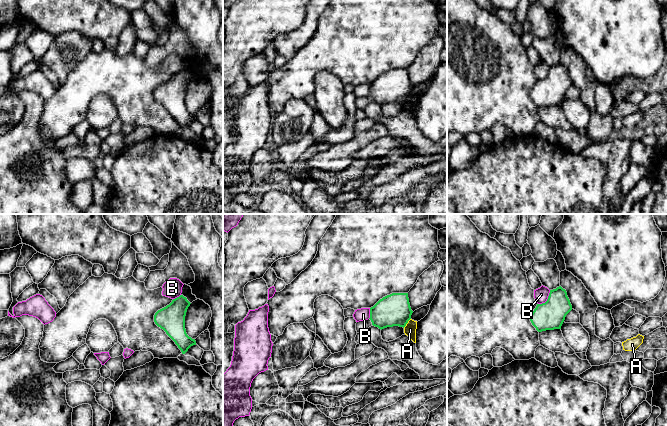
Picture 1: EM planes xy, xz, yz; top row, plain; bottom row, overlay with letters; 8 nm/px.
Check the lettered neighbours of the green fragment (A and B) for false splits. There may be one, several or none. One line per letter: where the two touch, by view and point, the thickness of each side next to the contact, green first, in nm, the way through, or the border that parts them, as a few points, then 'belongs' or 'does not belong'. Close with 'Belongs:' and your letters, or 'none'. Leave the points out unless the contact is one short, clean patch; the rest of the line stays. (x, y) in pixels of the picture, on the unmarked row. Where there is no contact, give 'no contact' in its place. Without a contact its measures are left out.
A: meets green in xz at (407, 98); 260 nm thick on the green side, 100 nm on the other; does not belong
B: meets green in yz at (547, 75); 220 nm thick on the green side, 120 nm on the other; border along yz (550, 66), (547, 75), (538, 80); does not belong
Belongs: none

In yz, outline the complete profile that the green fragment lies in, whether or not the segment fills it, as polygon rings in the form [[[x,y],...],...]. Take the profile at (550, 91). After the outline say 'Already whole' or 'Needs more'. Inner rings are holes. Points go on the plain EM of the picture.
[[[561,62],[550,66],[545,79],[537,80],[530,97],[538,108],[561,105],[566,91],[572,86],[567,68]]]. Already whole

